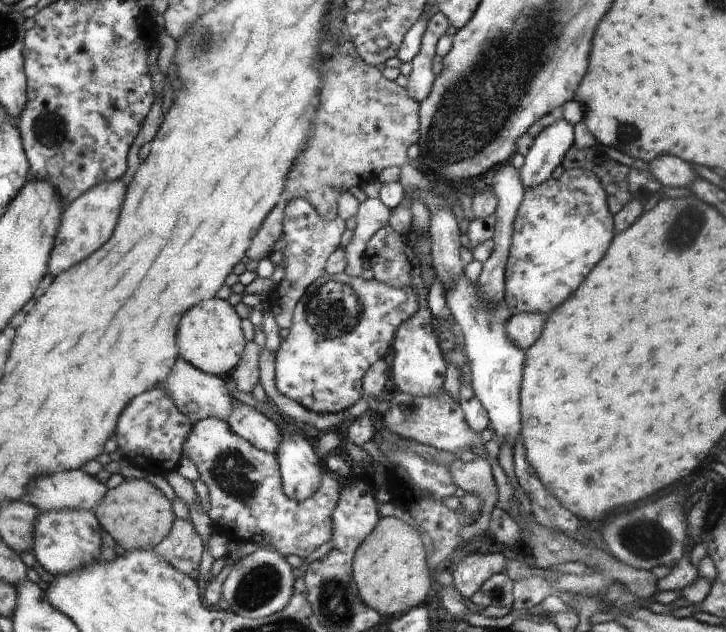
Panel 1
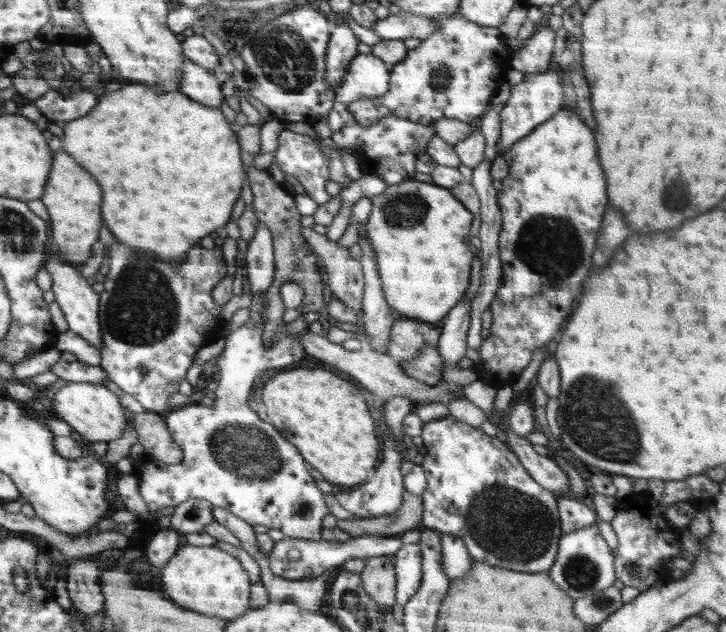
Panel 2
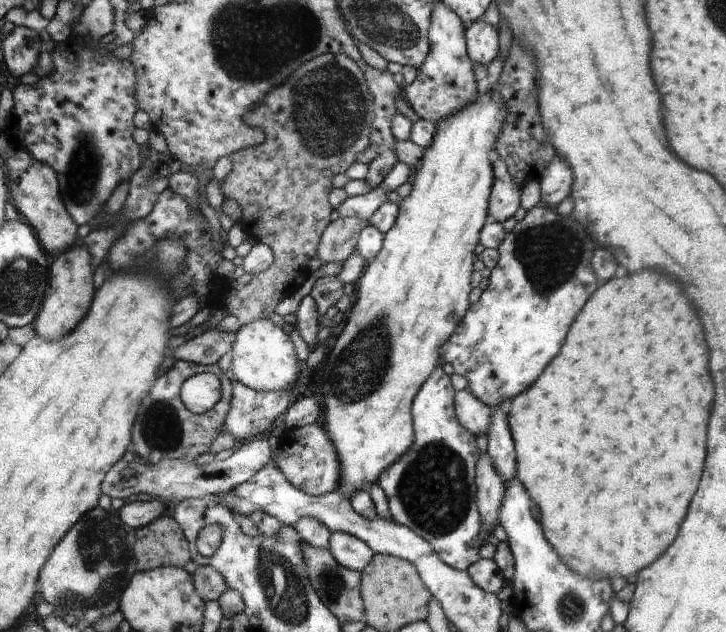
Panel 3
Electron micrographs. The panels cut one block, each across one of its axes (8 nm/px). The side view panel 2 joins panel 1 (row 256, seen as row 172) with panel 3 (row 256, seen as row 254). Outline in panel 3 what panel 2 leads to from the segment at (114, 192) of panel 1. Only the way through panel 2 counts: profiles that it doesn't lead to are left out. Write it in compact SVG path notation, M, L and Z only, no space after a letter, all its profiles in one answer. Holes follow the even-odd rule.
M77 246L71 251L54 257L52 278L49 282L52 283L52 288L34 327L36 334L44 340L62 340L82 322L98 290L96 288L96 269L92 266L91 253L88 252L88 249L84 246Z

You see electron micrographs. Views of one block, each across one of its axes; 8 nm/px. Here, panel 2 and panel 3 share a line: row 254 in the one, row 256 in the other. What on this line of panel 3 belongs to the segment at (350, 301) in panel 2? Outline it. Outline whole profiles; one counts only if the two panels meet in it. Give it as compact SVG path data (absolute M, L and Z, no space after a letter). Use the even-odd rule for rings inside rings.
M359 216L338 218L328 224L320 236L316 253L325 264L344 262L354 250L358 249L359 236L370 224L370 220Z

